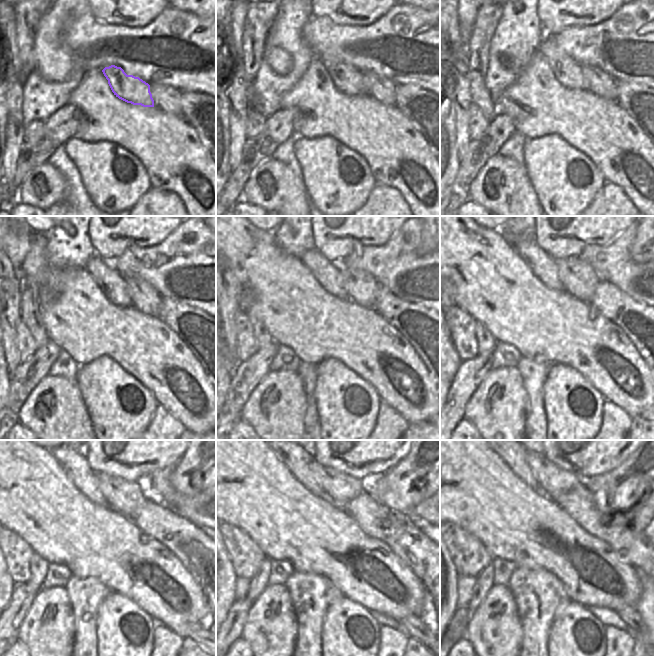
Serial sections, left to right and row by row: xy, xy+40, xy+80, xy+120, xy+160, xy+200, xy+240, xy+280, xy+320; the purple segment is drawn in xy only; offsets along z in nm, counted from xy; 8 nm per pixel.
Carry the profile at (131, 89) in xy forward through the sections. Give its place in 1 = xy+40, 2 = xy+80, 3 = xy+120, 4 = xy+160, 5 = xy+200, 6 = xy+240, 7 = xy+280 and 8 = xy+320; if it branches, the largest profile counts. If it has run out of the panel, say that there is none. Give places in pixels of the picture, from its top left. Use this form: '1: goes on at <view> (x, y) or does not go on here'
1: goes on at xy+40 (348, 80)
2: goes on at xy+80 (566, 70)
3: goes on at xy+120 (110, 282)
4: goes on at xy+160 (327, 273)
5: goes on at xy+200 (542, 265)
6: goes on at xy+240 (74, 462)
7: goes on at xy+280 (298, 461)
8: goes on at xy+320 (516, 460)

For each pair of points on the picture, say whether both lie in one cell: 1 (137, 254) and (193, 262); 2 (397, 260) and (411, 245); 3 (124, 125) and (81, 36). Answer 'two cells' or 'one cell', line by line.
1: one cell
2: one cell
3: two cells

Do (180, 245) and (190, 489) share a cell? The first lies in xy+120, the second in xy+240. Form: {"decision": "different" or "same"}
{"decision": "different"}

